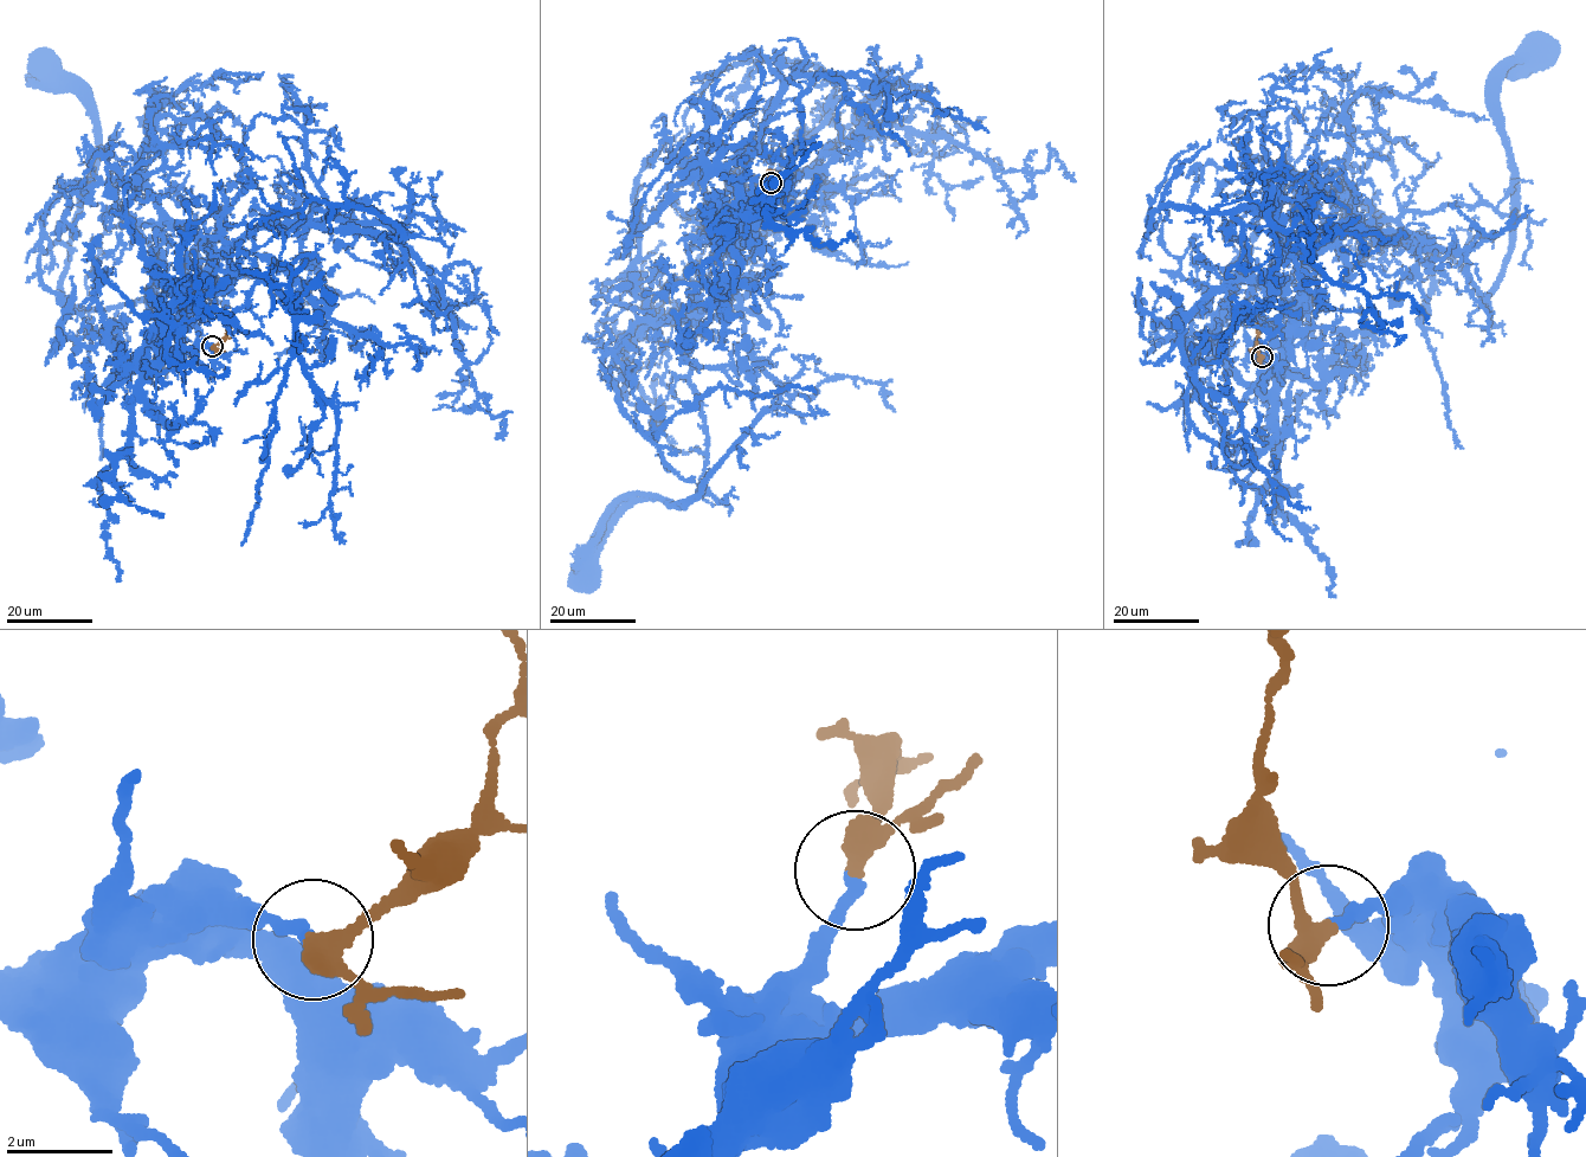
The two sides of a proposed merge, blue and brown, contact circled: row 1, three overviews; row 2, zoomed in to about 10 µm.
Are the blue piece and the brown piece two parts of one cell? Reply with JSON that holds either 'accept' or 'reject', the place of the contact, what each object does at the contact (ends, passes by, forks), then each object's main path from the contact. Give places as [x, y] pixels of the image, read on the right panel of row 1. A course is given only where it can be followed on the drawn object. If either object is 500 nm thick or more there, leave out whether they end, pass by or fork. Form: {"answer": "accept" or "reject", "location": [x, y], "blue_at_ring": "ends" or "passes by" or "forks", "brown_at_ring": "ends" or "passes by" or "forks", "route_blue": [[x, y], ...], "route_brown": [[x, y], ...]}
{"answer": "accept", "location": [1262, 357], "blue_at_ring": "ends", "brown_at_ring": "passes by", "route_blue": [[1261, 355], [1280, 373], [1309, 261], [1347, 233], [1459, 254], [1488, 295], [1512, 205], [1501, 77], [1542, 51]], "route_brown": [[1261, 355], [1256, 345], [1258, 322]]}

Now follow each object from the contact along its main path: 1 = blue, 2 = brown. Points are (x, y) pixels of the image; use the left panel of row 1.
1: (212, 346), (159, 346), (205, 283), (205, 242), (176, 291), (66, 297), (100, 129), (84, 85), (43, 69)
2: (212, 346), (226, 335), (230, 315)

